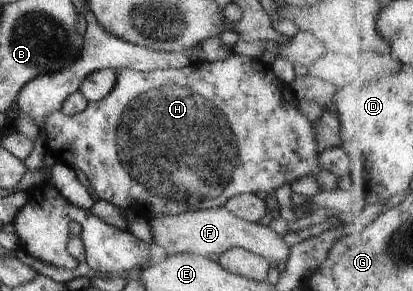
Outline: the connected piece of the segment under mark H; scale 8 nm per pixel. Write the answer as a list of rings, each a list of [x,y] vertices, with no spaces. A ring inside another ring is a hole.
[[[232,53],[223,61],[190,62],[181,69],[153,69],[147,72],[115,69],[115,83],[105,97],[88,103],[77,115],[67,117],[60,111],[53,111],[43,119],[44,152],[51,155],[55,162],[65,163],[73,169],[83,171],[95,199],[103,199],[117,208],[130,210],[147,220],[157,215],[179,215],[182,212],[221,207],[230,197],[237,194],[274,192],[277,187],[285,183],[291,184],[295,179],[301,179],[309,173],[318,178],[323,185],[329,185],[333,181],[328,180],[319,169],[318,153],[315,153],[315,129],[311,121],[299,113],[297,104],[298,99],[290,84],[279,81],[273,75],[270,64],[265,65],[262,61],[236,53]]]

